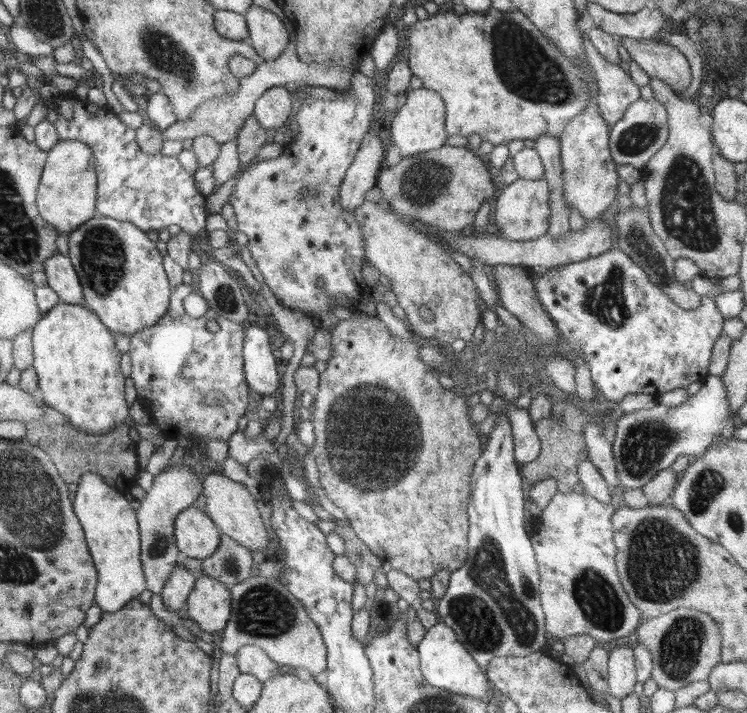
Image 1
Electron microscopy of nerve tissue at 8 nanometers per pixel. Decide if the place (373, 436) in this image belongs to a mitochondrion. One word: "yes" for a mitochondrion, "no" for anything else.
yes

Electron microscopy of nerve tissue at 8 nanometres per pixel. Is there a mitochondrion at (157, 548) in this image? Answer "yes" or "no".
yes

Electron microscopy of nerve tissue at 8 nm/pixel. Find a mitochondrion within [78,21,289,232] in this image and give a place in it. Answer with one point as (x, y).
(164, 51)

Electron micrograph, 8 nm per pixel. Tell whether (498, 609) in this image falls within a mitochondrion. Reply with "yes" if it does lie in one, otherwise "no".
yes

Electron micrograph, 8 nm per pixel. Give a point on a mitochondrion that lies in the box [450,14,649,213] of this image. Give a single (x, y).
(522, 64)

